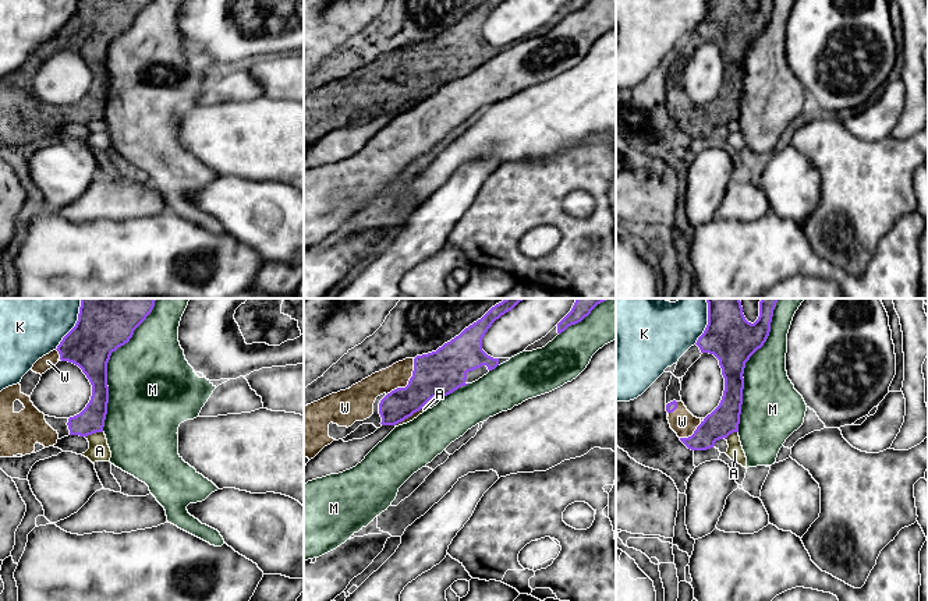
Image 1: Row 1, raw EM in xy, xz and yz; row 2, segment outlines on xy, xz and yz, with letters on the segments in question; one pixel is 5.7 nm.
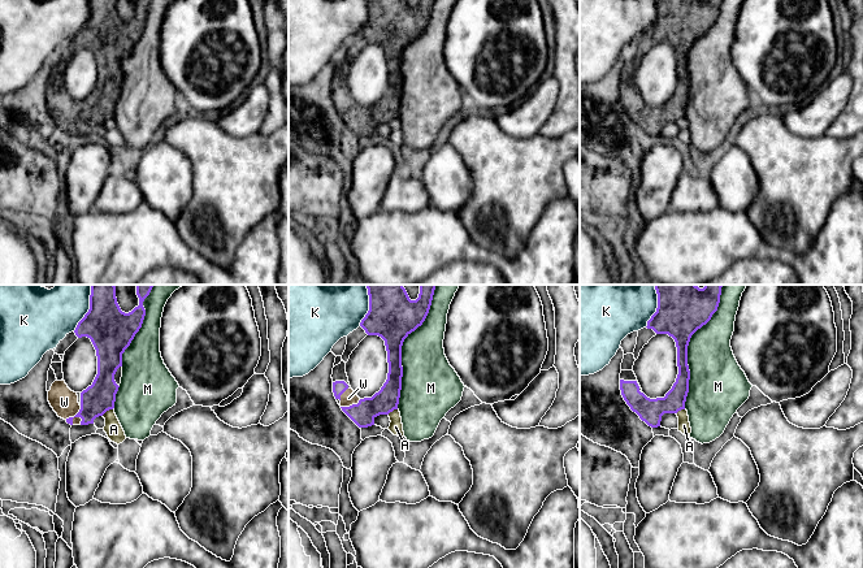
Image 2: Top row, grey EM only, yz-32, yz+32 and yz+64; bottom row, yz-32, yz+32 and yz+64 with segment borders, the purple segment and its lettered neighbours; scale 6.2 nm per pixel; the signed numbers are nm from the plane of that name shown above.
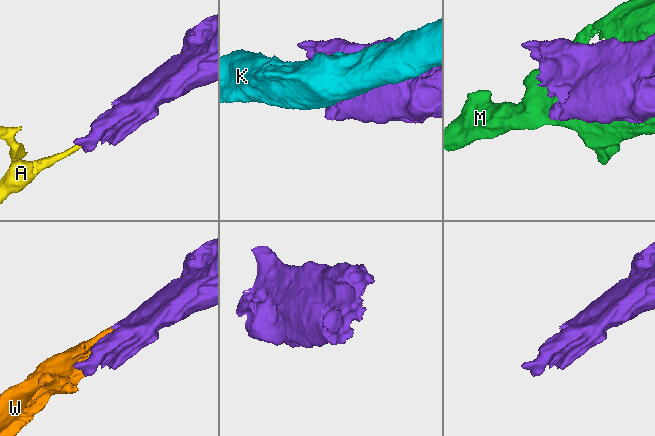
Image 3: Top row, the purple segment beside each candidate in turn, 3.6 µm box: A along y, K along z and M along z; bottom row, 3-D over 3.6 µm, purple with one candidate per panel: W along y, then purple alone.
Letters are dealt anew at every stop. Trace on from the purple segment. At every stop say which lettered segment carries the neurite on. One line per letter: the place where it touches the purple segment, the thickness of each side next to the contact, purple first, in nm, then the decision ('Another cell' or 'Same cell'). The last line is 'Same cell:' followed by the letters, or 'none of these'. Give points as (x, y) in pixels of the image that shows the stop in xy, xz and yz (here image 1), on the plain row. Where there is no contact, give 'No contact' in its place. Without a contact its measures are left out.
A: Touches purple at xz (410, 103). Thickness 220 nm (purple) against 30 nm. Another cell
K: Touches purple at xy (70, 18). Thickness 280 nm (purple) against 280 nm. Another cell
M: Touches purple at xy (106, 57). Thickness 280 nm (purple) against 480 nm. Another cell
W: Touches purple at xz (408, 70). Thickness 260 nm (purple) against 140 nm. Same cell
Same cell: W

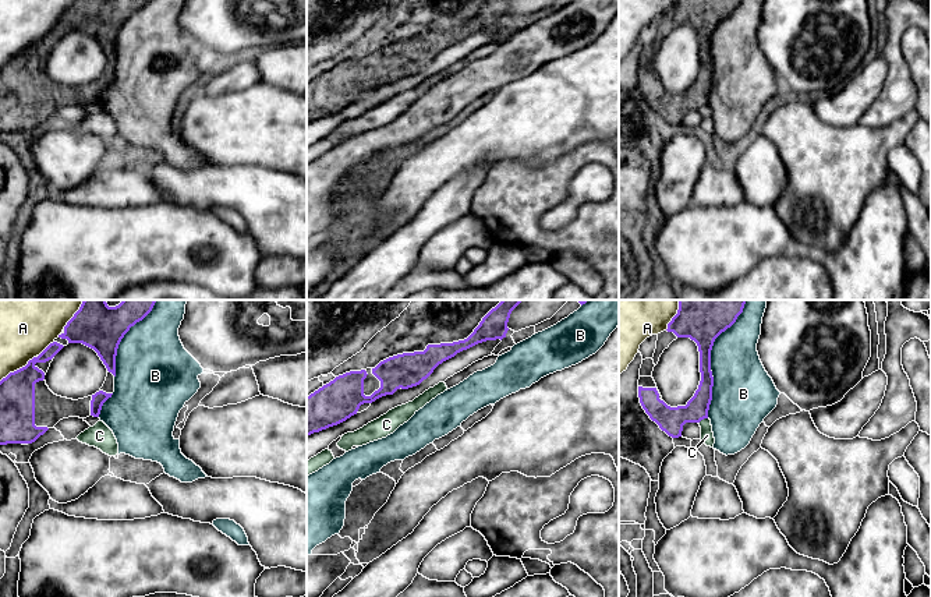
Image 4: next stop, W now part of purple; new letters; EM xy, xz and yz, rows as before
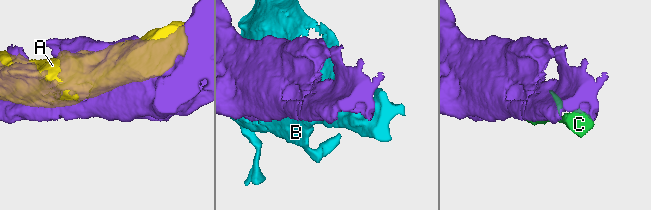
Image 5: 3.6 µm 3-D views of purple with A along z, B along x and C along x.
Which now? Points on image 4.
A: Touches purple at xy (17, 57). Thickness 200 nm (purple) against 280 nm. Another cell
B: Touches purple at yz (710, 52). Thickness 180 nm (purple) against 360 nm. Another cell
C: Touches purple at yz (703, 106). Thickness 150 nm (purple) against 80 nm. Another cell
Same cell: none of these

